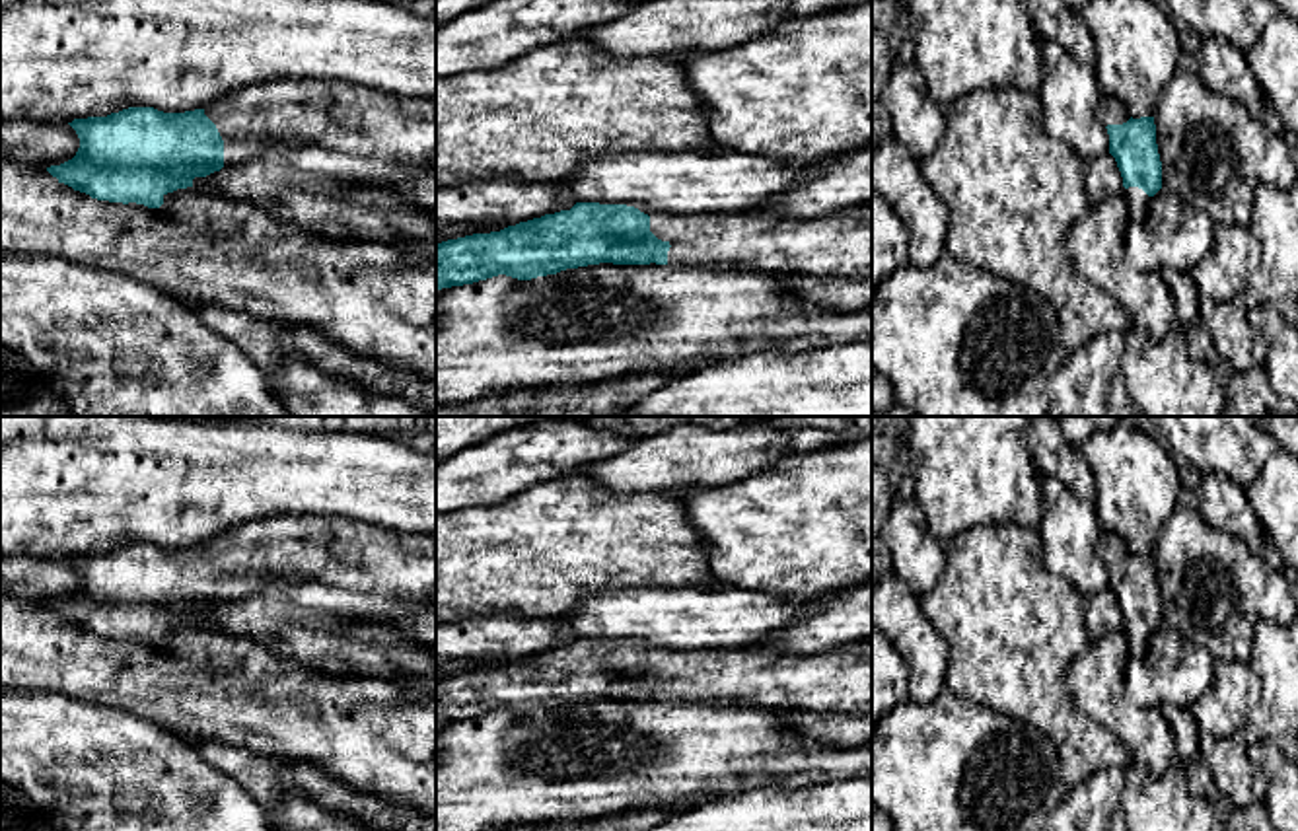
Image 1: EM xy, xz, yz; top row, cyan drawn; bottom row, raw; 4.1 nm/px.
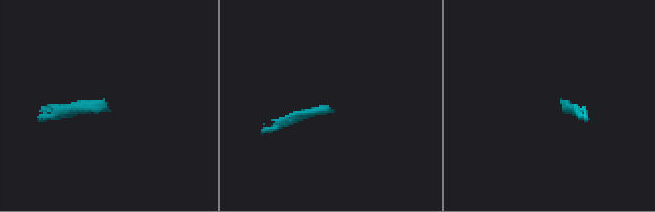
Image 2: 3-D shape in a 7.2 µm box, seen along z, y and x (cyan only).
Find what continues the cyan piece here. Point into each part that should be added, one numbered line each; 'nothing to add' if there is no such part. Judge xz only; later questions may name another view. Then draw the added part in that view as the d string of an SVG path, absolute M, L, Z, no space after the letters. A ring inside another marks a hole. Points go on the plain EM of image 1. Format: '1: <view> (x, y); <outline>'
1: xz (841, 678); M872 640L819 654L765 646L747 650L650 652L650 668L667 677L667 703L730 699L776 710L872 712Z

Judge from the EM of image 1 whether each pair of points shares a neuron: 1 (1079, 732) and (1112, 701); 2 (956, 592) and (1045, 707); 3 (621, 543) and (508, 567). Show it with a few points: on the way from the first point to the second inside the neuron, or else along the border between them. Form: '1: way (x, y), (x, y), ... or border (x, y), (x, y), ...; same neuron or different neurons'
1: border (1069, 680), (1073, 701), (1125, 750); different neurons
2: way (985, 621), (1010, 647), (1026, 678); same neuron
3: way (594, 543), (555, 543), (536, 555); same neuron

